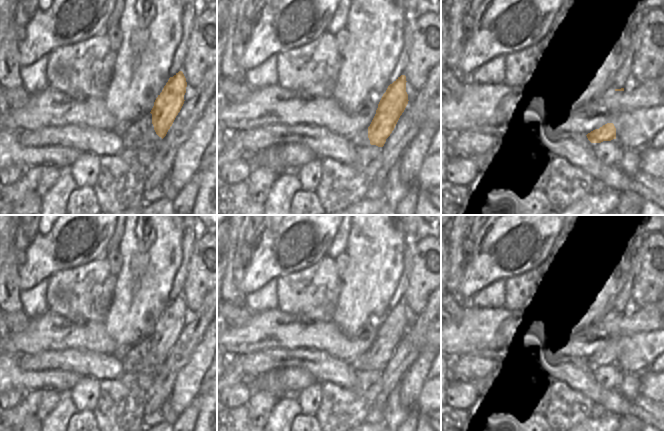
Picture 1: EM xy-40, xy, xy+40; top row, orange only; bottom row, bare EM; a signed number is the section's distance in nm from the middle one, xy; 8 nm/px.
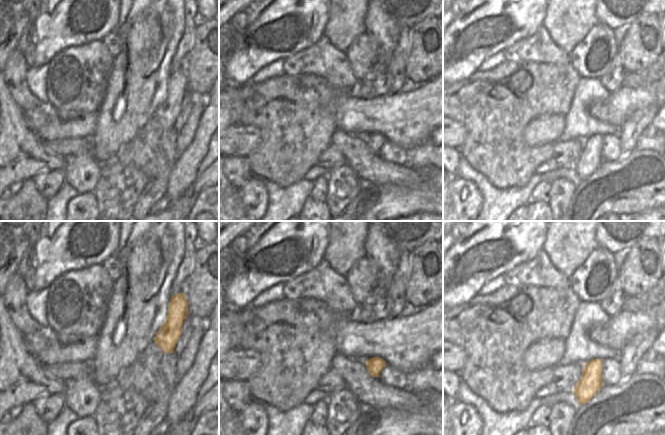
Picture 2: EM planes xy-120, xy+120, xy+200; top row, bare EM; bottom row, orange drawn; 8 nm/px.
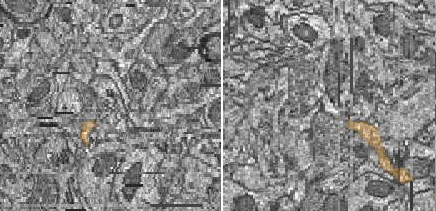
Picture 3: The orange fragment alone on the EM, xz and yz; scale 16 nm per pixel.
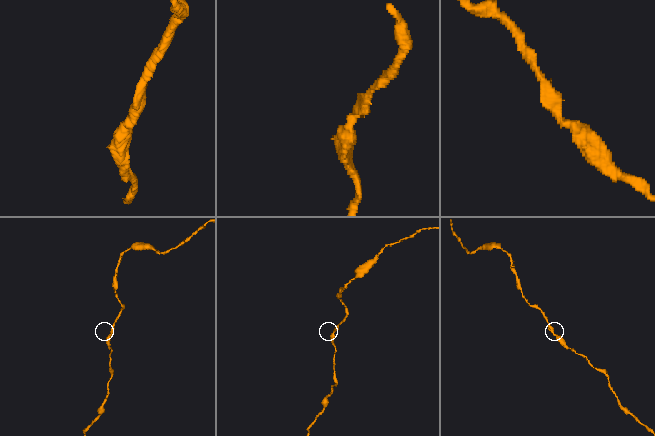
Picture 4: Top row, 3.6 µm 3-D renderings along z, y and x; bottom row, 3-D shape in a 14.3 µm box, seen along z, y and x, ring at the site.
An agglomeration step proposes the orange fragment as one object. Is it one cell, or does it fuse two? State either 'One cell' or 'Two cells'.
One cell.

